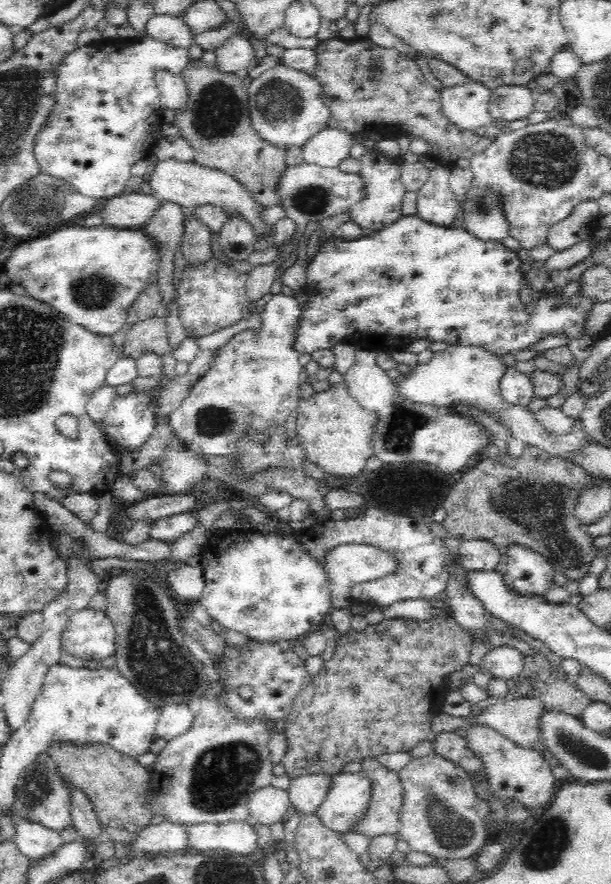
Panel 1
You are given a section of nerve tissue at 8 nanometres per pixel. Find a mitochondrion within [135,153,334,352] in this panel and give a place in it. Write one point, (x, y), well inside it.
(313, 199)

